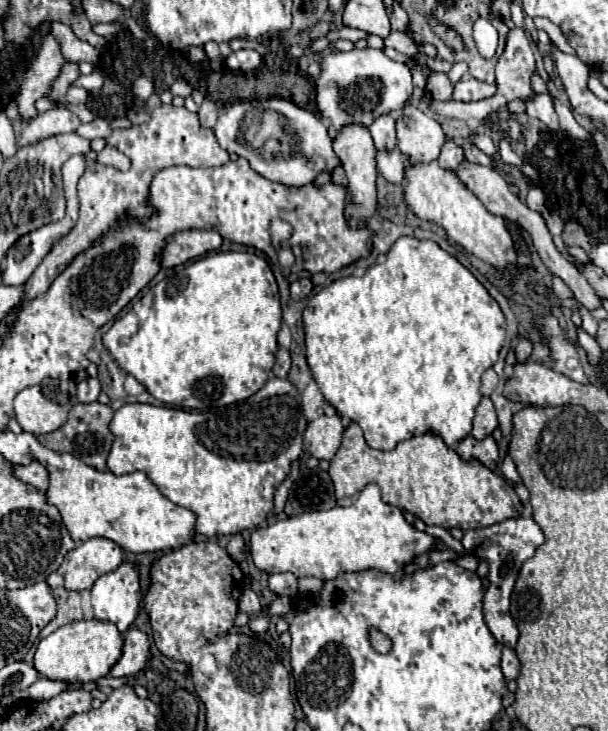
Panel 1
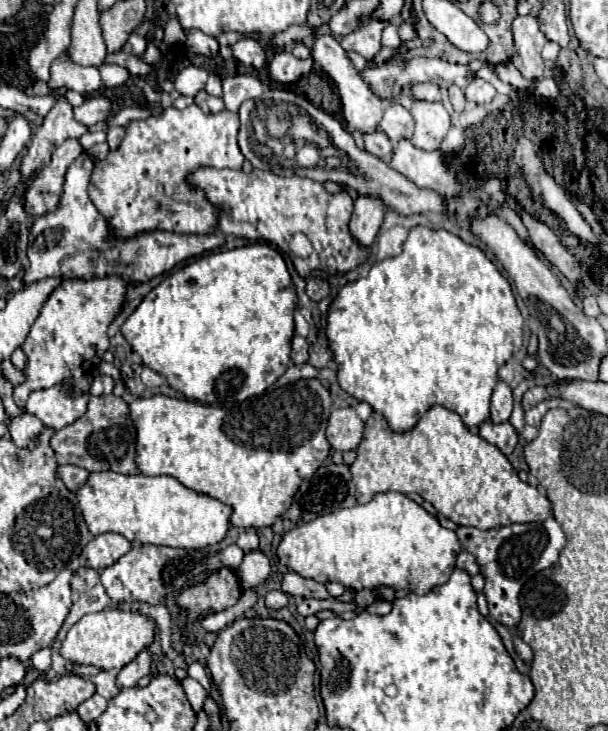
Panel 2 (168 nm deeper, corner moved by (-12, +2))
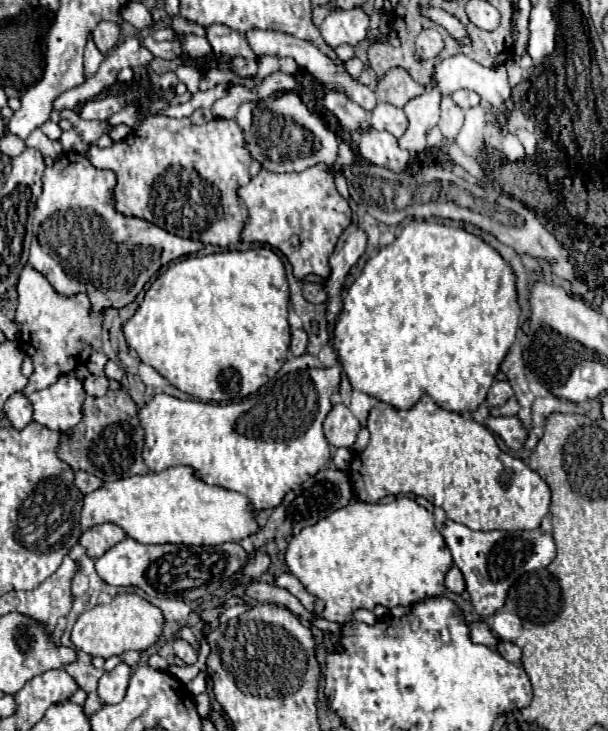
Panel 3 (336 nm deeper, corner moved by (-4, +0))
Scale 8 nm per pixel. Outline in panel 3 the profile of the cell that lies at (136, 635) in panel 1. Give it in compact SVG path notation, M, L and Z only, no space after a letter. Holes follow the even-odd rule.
M120 662L112 672L104 672L98 684L98 696L104 704L116 704L124 698L132 668L126 662Z

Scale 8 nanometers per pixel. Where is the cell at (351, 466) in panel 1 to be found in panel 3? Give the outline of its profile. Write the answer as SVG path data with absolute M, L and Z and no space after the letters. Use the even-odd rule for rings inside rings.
M422 396L410 410L396 410L378 402L370 410L366 426L370 430L370 442L360 452L360 462L354 458L350 464L350 482L360 502L378 502L390 494L416 494L442 508L454 522L472 530L534 530L548 514L548 484L522 460L504 454L486 426L456 412L442 410L430 396Z

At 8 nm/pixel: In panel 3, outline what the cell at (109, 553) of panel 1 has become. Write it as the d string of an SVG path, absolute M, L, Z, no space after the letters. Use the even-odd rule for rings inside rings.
M106 522L106 524L86 530L80 536L80 544L86 548L86 554L96 560L96 558L100 558L100 554L104 554L104 550L110 550L112 546L116 546L116 542L122 542L124 538L126 538L126 534L122 528Z

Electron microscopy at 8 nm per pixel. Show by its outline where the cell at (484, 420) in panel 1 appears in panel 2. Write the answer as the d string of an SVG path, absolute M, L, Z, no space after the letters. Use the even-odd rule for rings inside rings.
M498 382L498 386L494 388L494 394L492 394L492 406L490 406L490 420L492 422L506 422L512 414L512 404L514 404L514 398L512 398L512 388L506 384L506 382Z

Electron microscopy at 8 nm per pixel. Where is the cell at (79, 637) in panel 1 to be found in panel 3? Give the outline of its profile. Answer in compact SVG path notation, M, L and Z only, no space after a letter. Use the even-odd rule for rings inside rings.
M120 594L112 598L110 604L98 604L86 610L84 614L80 614L72 628L70 640L76 650L86 652L92 658L106 660L112 656L122 656L128 650L142 652L150 648L160 638L162 624L164 624L164 618L162 618L160 608L148 604L138 594Z

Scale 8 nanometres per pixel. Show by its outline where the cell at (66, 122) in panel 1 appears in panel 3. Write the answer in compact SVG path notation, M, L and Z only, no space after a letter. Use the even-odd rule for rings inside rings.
M106 96L106 98L94 98L88 100L86 104L80 106L78 116L82 120L106 120L110 118L114 112L120 112L124 106L114 98L114 96Z

